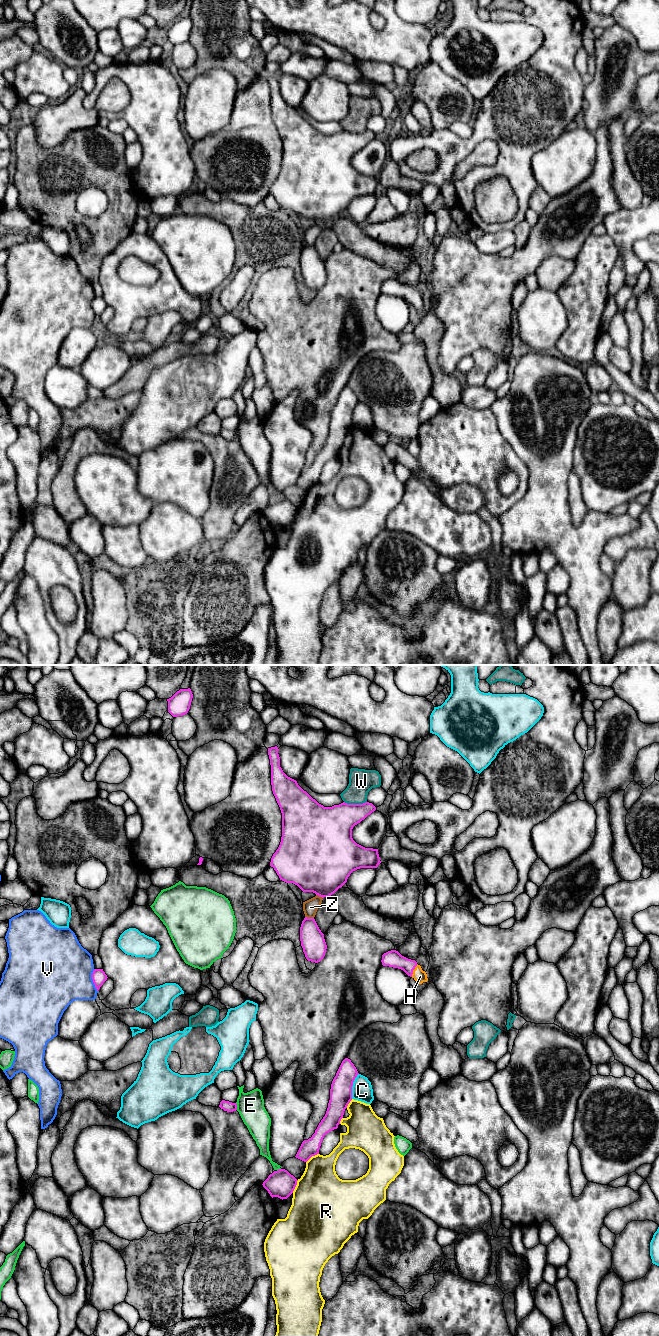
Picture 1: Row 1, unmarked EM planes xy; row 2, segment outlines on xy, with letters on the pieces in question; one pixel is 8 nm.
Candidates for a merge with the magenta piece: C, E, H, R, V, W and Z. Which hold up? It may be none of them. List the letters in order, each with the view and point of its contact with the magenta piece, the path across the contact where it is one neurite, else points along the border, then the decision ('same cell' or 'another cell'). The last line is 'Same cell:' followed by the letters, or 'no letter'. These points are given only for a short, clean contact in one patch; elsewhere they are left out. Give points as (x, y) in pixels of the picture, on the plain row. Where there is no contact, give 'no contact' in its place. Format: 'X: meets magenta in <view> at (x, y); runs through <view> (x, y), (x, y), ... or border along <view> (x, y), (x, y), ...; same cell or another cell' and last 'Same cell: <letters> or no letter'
C: meets magenta in xy at (352, 413); another cell
E: meets magenta in xy at (236, 434); another cell
H: meets magenta in xy at (413, 297); runs through xy (393, 286), (413, 297), (420, 304); same cell
R: meets magenta in xy at (312, 483); another cell
V: meets magenta in xy at (92, 307); another cell
W: meets magenta in xy at (355, 132); another cell
Z: meets magenta in xy at (309, 246); another cell
Same cell: H

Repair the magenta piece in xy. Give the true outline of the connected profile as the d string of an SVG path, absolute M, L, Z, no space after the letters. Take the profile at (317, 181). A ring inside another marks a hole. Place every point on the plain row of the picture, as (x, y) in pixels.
M277 74L268 76L272 119L282 141L281 170L271 186L270 194L280 208L297 213L303 220L329 225L347 210L353 199L377 196L381 191L378 177L365 176L352 166L353 155L374 140L376 135L369 130L343 130L324 135L283 100L278 78Z

